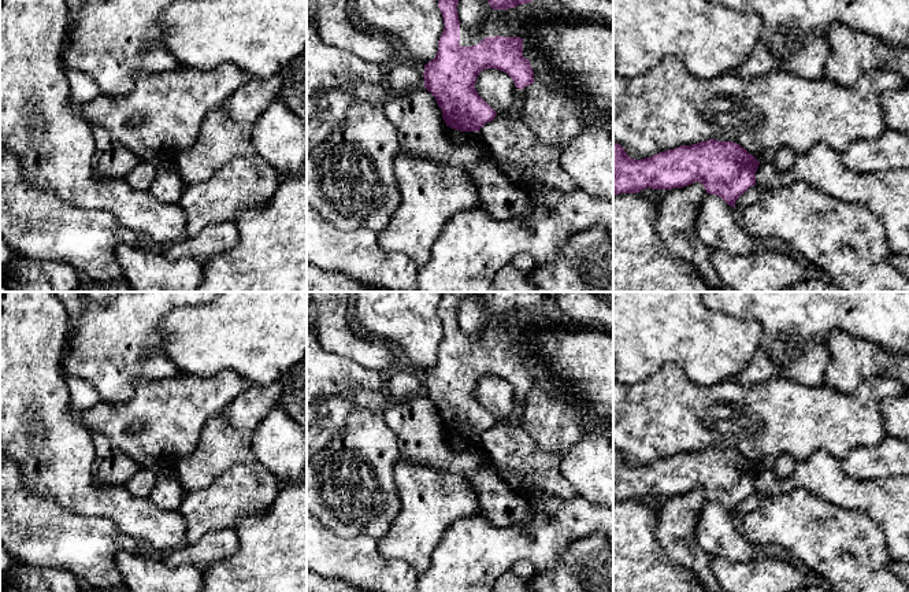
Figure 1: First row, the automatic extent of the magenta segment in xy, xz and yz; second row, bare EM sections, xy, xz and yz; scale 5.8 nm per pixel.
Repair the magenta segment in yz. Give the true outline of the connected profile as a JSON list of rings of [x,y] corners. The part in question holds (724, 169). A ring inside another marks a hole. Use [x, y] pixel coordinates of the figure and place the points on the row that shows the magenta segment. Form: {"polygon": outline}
{"polygon": [[[706,140],[693,145],[658,152],[641,160],[631,159],[624,148],[613,141],[613,196],[638,193],[642,189],[674,189],[701,182],[709,195],[720,196],[728,206],[735,203],[750,186],[756,185],[760,162],[732,141]]]}

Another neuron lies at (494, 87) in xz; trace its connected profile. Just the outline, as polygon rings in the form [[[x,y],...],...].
[[[496,69],[482,70],[476,78],[478,95],[500,115],[508,112],[516,96],[513,79]]]

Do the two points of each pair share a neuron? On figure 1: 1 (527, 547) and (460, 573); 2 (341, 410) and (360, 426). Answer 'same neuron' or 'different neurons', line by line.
1: same neuron
2: different neurons

